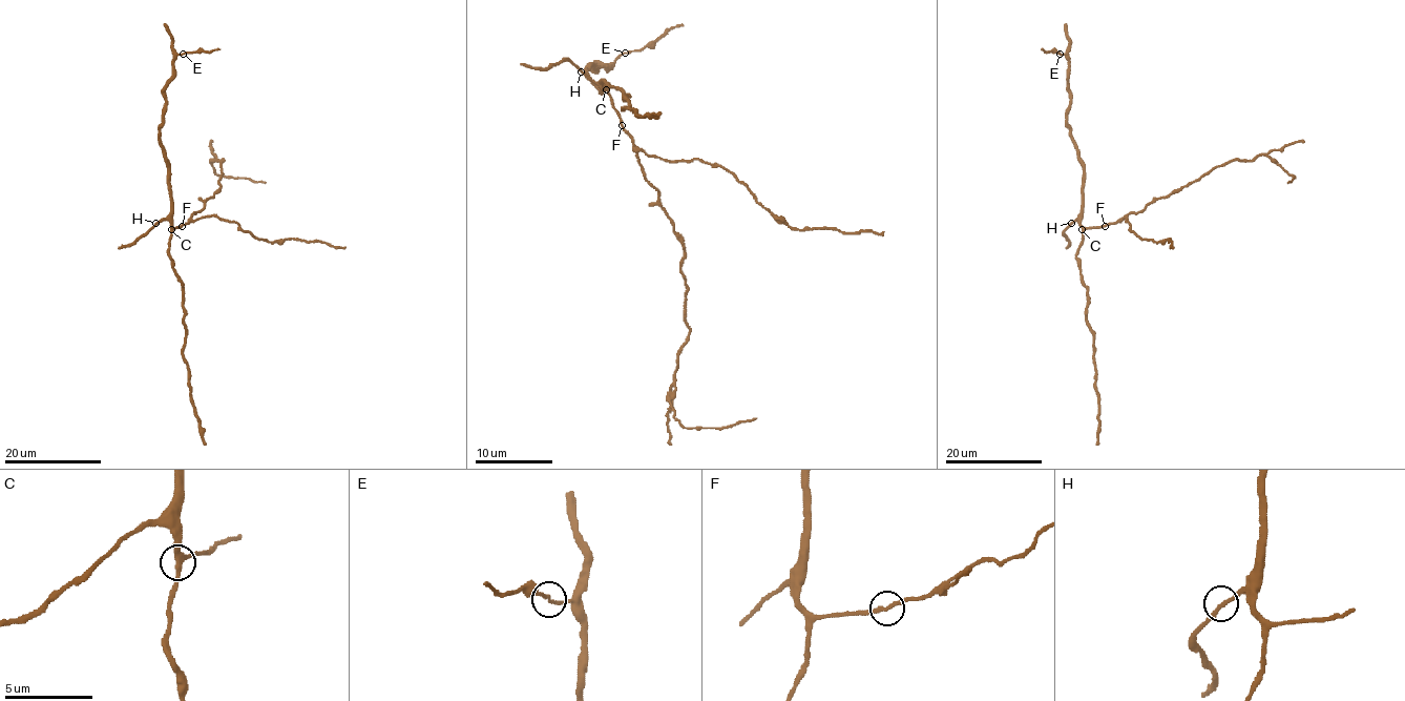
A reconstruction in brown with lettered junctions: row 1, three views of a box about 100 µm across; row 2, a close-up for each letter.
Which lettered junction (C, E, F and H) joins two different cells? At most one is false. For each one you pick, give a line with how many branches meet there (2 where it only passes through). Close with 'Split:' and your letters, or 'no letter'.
Split: no letter

